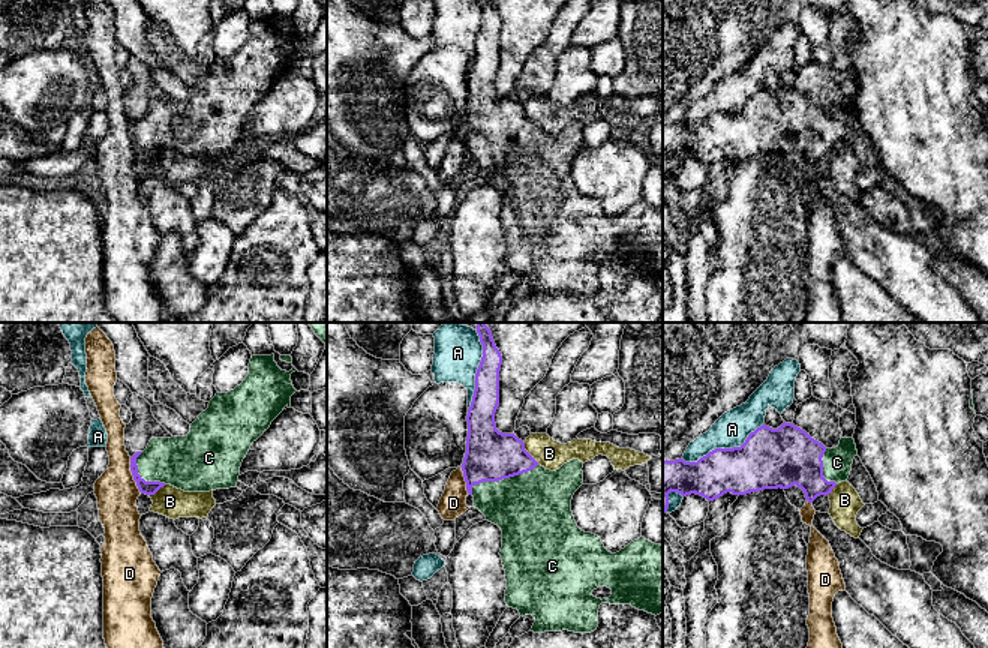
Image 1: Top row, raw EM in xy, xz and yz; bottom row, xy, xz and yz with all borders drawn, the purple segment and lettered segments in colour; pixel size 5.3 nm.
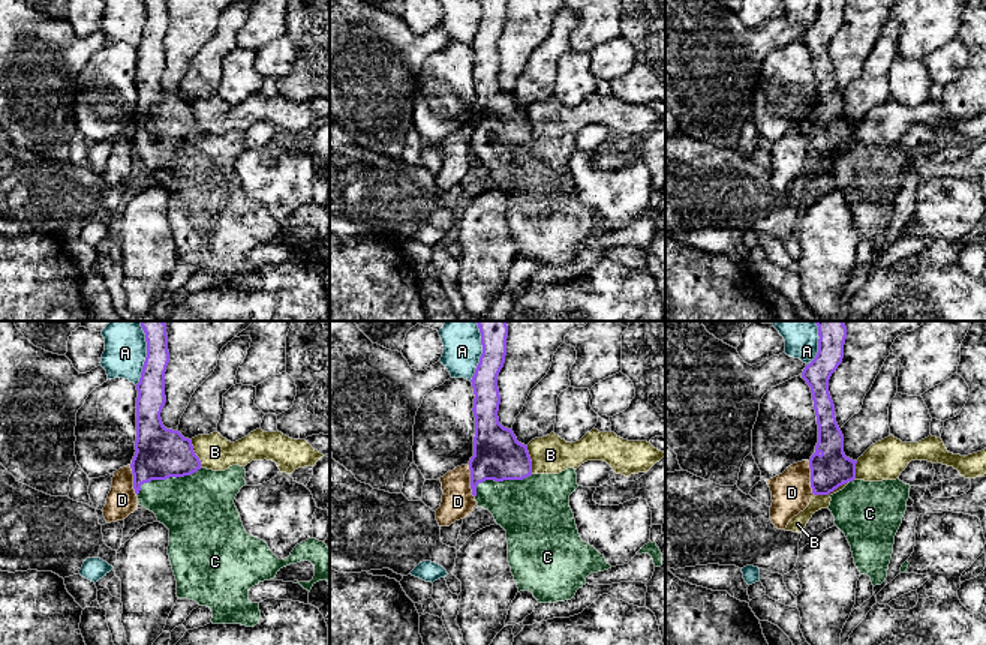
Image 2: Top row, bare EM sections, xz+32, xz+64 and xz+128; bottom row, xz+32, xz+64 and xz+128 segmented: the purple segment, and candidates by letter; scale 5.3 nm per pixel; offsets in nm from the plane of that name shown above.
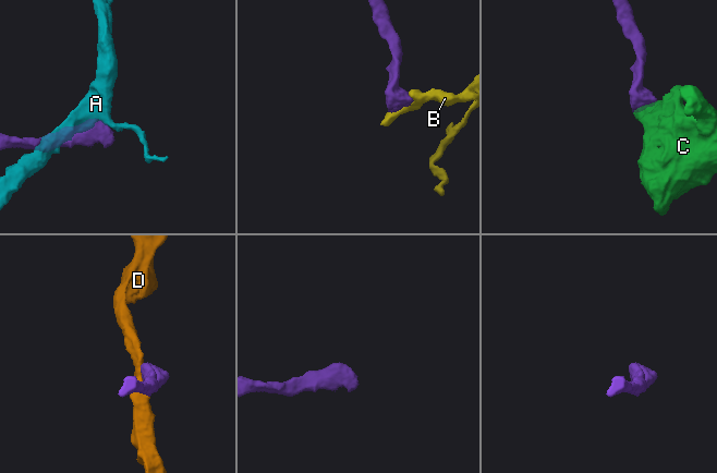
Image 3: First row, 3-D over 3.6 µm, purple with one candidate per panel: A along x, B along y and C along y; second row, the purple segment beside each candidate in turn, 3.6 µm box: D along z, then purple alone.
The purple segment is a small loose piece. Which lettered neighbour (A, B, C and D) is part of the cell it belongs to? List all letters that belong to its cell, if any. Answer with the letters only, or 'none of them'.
C

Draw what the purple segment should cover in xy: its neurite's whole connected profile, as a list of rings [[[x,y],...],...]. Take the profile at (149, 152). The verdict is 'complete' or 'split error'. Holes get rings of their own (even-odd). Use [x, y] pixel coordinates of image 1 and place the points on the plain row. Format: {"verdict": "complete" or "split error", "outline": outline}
{"verdict": "split error", "outline": [[[274,18],[271,20],[252,20],[249,27],[249,38],[243,44],[240,50],[237,50],[234,54],[228,57],[216,57],[216,60],[210,64],[208,72],[202,75],[198,82],[190,88],[190,96],[186,100],[171,100],[171,102],[151,102],[147,112],[144,116],[136,116],[130,122],[130,135],[133,140],[133,144],[136,146],[136,150],[141,158],[145,159],[154,159],[160,152],[165,148],[171,148],[177,153],[181,153],[184,156],[210,156],[216,153],[229,153],[235,152],[240,140],[240,130],[243,123],[246,122],[250,110],[270,92],[271,86],[283,75],[285,70],[291,70],[291,60],[297,56],[291,45],[291,38],[297,33],[292,32],[289,36],[282,34],[277,27],[274,26]]]}

